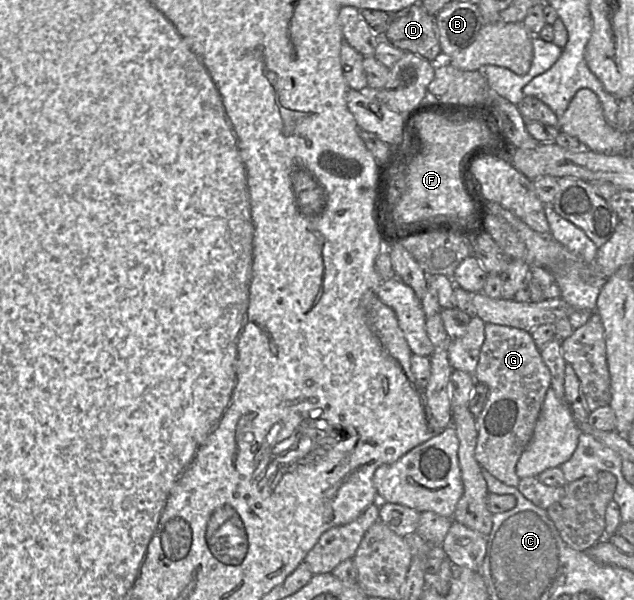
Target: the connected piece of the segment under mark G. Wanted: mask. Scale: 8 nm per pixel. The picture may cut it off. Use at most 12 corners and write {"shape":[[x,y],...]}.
{"shape":[[494,323],[475,459],[517,487],[551,377],[531,332]]}

